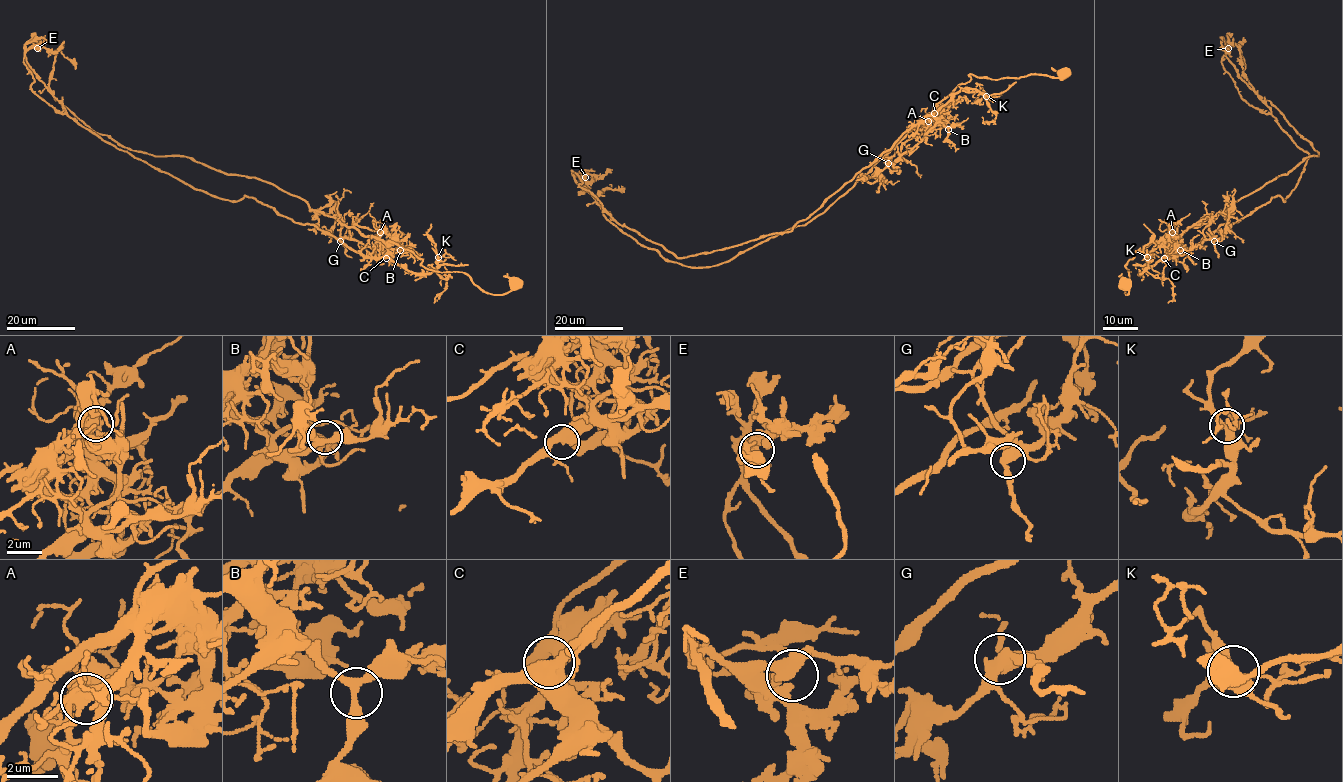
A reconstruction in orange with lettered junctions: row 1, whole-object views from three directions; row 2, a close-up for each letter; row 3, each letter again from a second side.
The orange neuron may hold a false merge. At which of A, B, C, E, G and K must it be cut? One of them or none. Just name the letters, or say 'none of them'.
A

